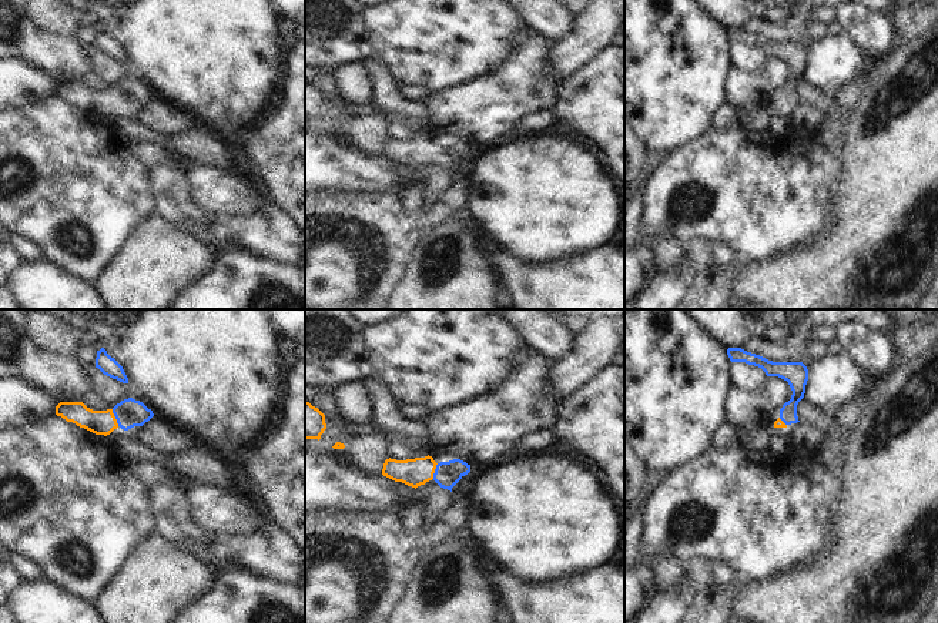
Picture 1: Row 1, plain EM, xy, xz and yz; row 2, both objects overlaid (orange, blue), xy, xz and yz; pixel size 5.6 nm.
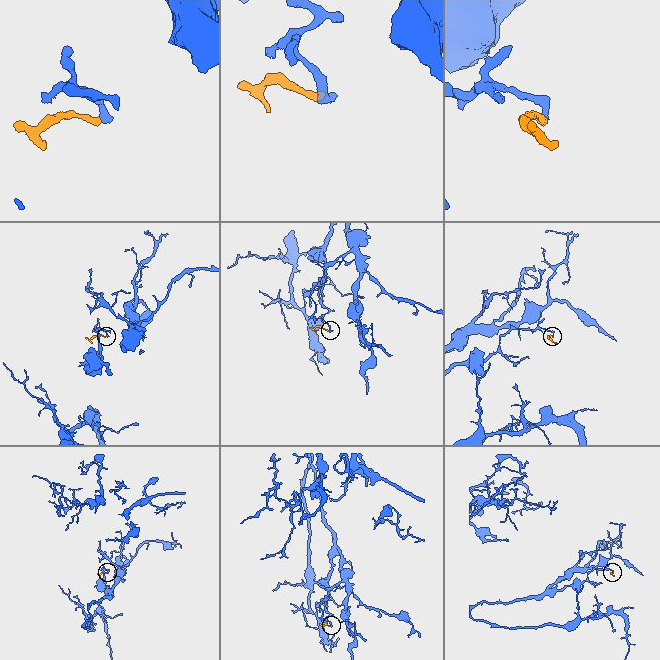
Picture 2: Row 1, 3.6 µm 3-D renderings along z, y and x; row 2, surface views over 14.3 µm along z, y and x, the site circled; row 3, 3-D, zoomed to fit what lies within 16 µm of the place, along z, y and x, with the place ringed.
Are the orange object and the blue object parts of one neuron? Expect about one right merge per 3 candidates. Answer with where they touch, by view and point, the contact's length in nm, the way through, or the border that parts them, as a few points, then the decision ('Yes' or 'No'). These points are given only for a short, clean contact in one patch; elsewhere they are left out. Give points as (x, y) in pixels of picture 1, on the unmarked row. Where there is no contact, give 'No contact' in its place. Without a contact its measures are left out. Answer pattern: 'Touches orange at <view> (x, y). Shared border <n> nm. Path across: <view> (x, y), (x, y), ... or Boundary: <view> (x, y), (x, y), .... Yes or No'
Touches orange at xy (114, 99). Shared border 100 nm. Path across: xy (101, 103), (114, 99), (129, 93). Yes

